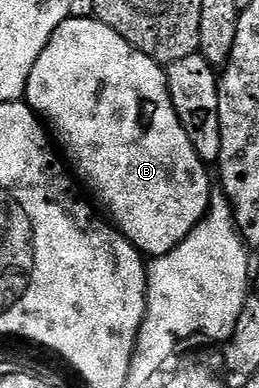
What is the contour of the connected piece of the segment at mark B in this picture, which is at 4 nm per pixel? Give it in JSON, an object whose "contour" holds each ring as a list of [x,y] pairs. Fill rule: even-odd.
{"contour":[[[68,17],[63,24],[59,24],[59,28],[55,28],[47,48],[43,48],[39,60],[35,60],[35,68],[31,68],[31,76],[27,80],[24,101],[28,102],[29,107],[37,113],[37,117],[43,120],[44,125],[51,131],[56,145],[60,147],[63,154],[63,149],[65,149],[66,155],[64,154],[64,157],[67,159],[72,173],[79,179],[79,182],[79,177],[81,177],[82,183],[80,182],[80,185],[86,191],[89,189],[101,201],[102,207],[100,206],[100,209],[108,215],[112,225],[116,226],[117,231],[135,249],[140,250],[142,255],[155,259],[167,252],[171,252],[203,220],[203,216],[209,210],[209,199],[211,197],[209,174],[205,171],[208,169],[206,163],[202,162],[201,157],[195,152],[187,132],[183,132],[183,124],[175,112],[173,101],[169,95],[169,79],[166,71],[163,69],[162,63],[151,60],[151,56],[143,56],[143,52],[139,52],[131,44],[127,44],[127,40],[123,40],[123,36],[119,36],[119,32],[107,28],[107,24],[98,22],[96,17]]]}

